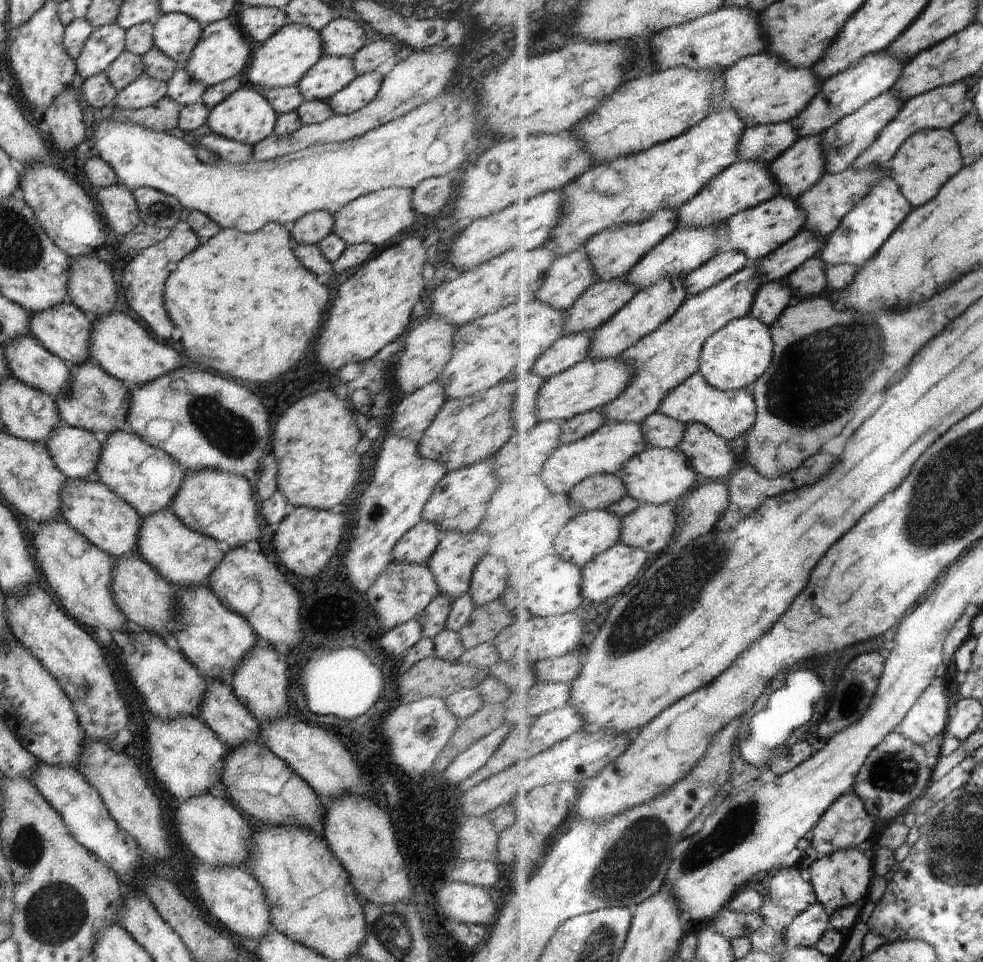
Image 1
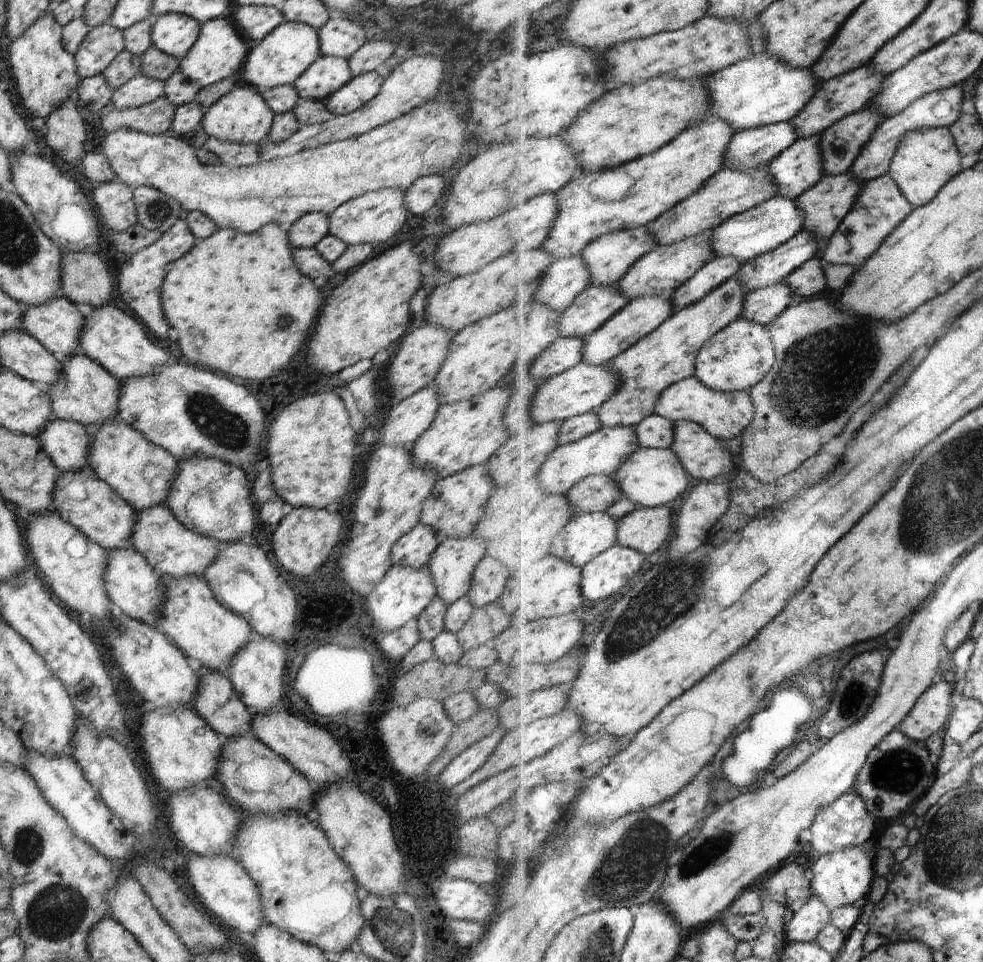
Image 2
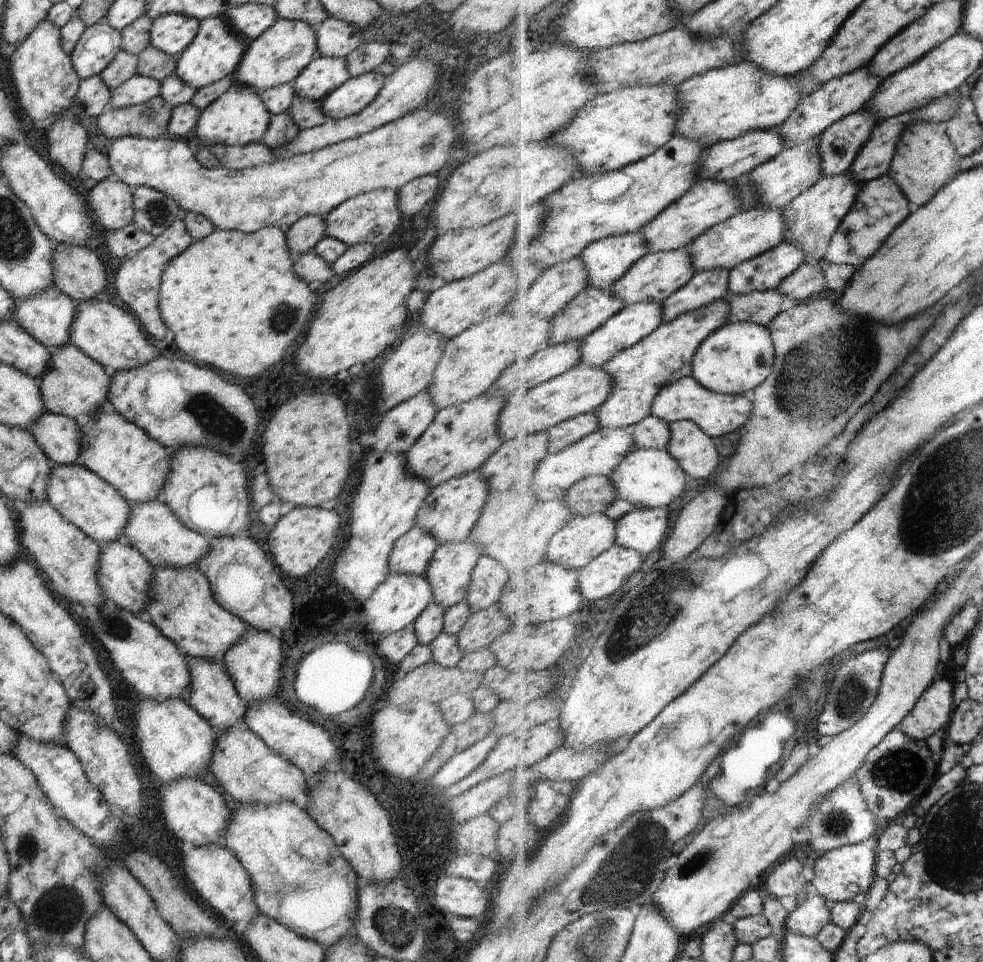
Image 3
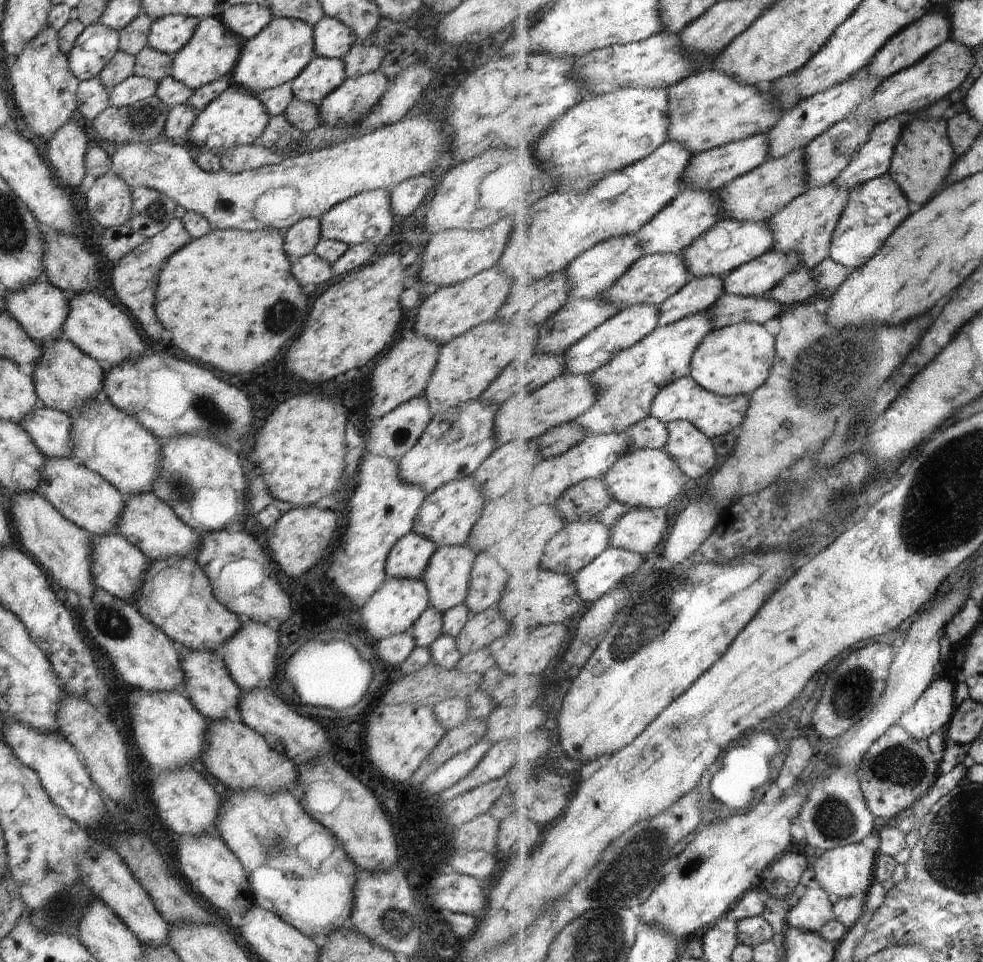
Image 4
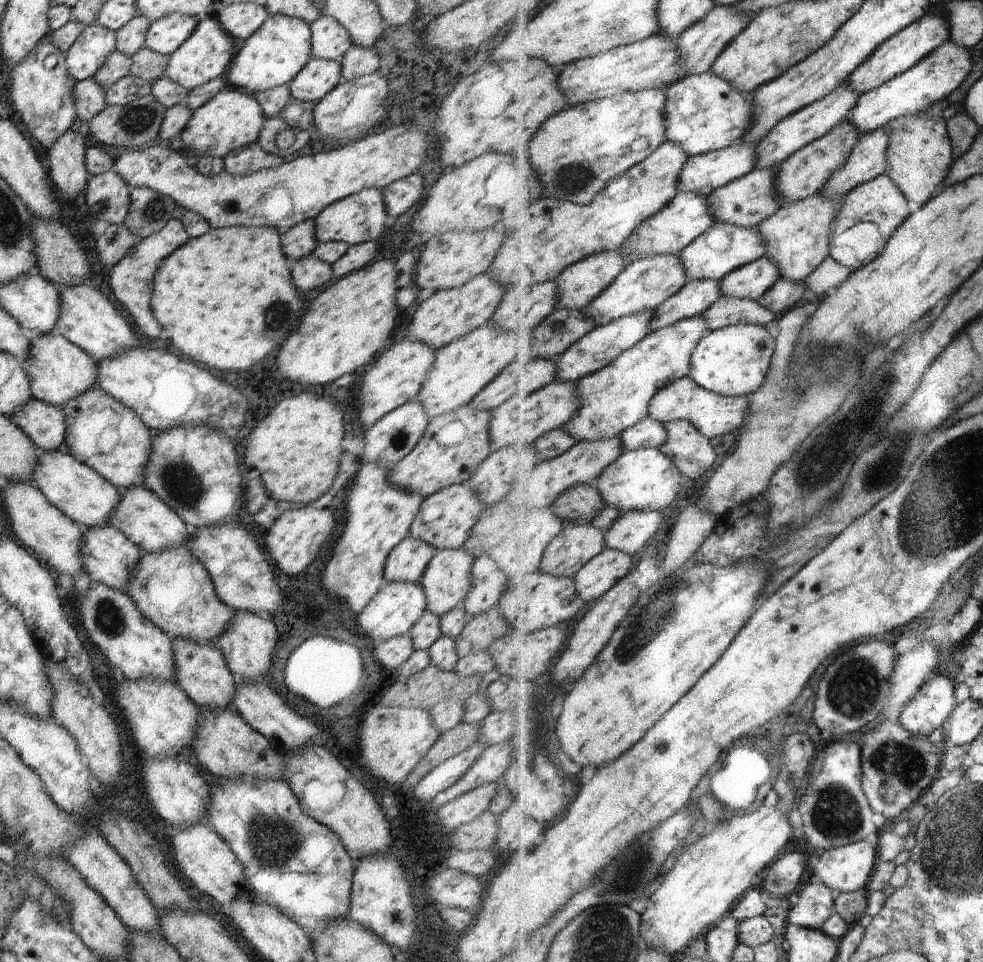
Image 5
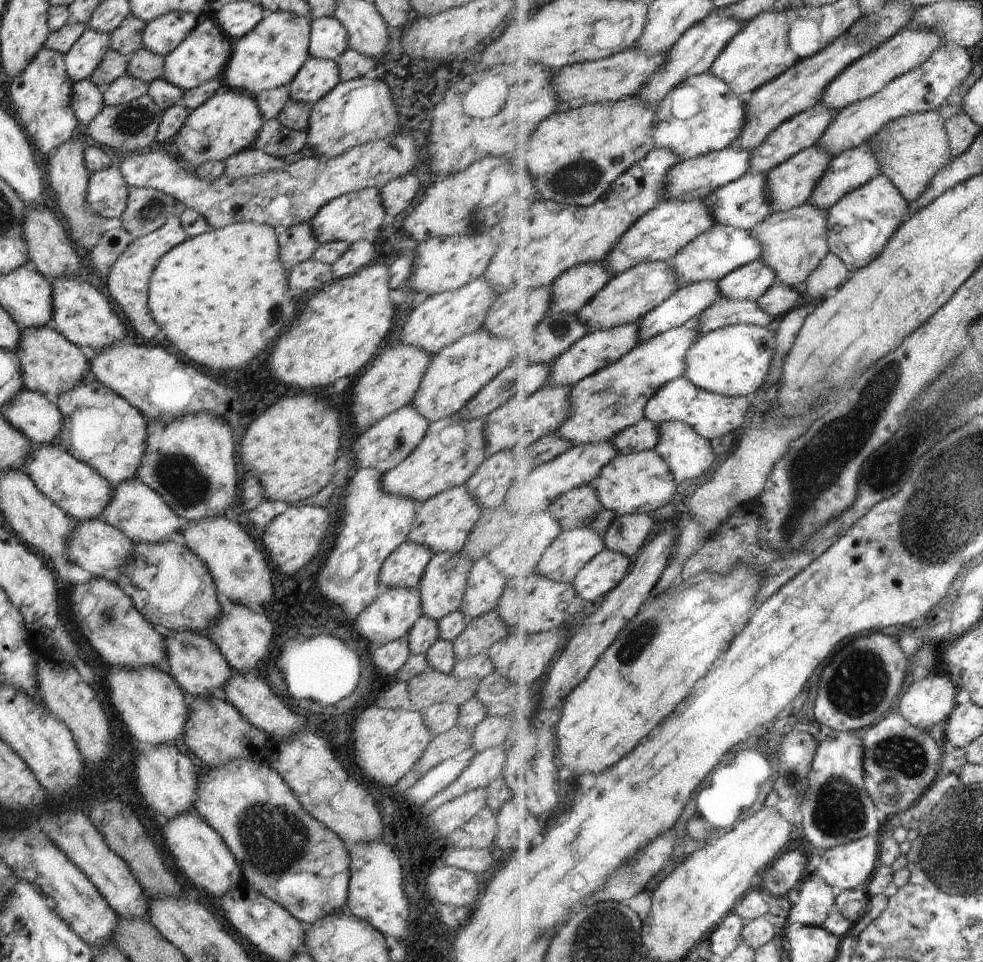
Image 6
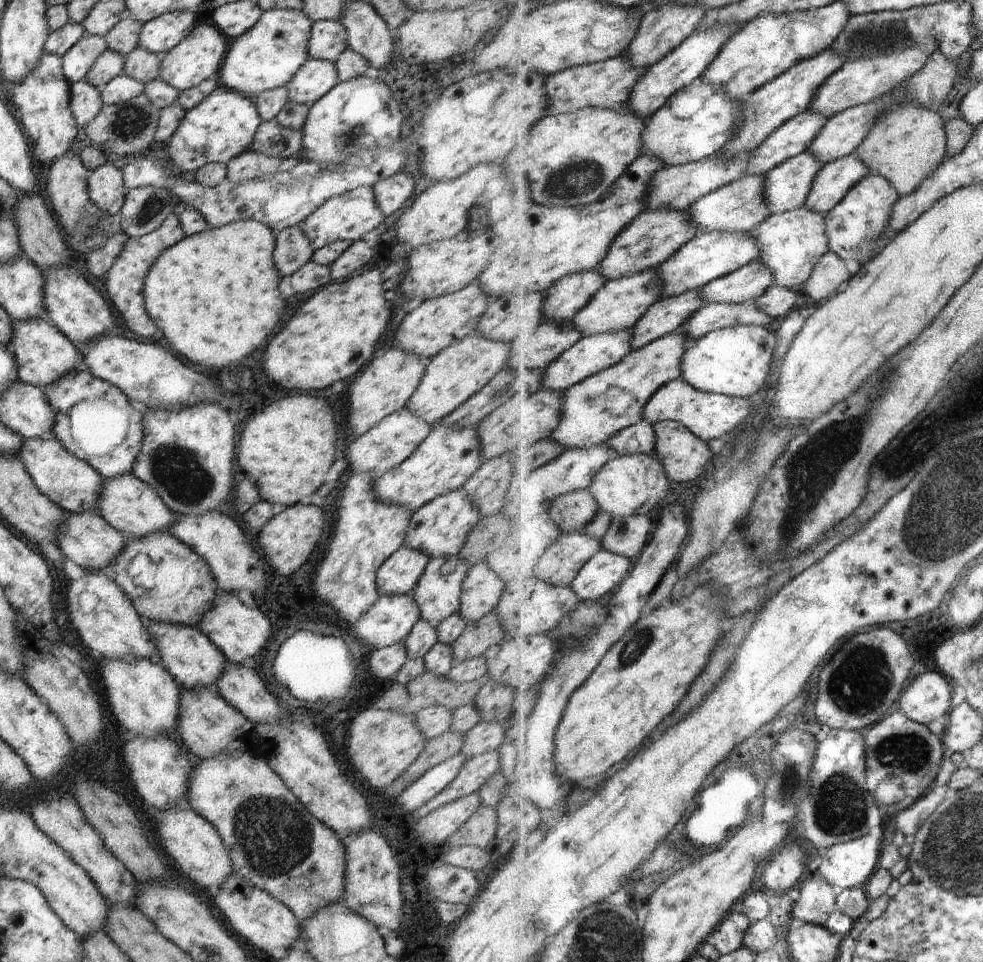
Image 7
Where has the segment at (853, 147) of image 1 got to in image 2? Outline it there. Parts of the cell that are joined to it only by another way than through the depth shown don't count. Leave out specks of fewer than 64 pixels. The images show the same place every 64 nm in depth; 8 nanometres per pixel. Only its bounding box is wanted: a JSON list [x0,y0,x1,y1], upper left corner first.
[822,105,886,174]

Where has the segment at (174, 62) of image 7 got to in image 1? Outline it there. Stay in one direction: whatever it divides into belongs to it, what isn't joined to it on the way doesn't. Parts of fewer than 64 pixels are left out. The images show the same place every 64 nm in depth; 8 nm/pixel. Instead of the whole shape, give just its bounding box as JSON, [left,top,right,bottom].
[182,14,255,86]

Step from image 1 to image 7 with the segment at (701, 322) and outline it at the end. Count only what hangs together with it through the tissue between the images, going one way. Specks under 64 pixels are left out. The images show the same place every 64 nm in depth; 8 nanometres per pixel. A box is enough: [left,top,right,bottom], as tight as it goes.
[551,328,691,448]

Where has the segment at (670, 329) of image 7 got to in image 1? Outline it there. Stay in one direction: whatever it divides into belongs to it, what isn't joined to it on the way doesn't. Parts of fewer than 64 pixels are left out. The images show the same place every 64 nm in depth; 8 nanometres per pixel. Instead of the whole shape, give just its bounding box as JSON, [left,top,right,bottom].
[684,252,751,296]

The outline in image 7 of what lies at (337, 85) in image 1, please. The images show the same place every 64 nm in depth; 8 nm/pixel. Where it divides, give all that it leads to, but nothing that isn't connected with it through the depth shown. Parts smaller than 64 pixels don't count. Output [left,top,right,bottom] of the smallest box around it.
[285,57,338,105]

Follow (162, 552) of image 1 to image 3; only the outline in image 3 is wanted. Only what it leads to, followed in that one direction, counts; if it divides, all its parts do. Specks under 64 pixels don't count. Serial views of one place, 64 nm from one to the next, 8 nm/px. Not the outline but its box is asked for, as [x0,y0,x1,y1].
[123,499,210,568]

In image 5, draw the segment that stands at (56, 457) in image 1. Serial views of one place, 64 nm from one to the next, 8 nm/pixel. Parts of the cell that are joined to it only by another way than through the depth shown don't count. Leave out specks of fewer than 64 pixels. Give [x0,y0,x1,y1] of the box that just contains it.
[10,398,66,451]

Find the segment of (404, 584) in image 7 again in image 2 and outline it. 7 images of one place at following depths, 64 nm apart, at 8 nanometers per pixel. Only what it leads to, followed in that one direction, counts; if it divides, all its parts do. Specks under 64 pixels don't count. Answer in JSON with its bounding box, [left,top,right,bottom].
[390,523,440,570]

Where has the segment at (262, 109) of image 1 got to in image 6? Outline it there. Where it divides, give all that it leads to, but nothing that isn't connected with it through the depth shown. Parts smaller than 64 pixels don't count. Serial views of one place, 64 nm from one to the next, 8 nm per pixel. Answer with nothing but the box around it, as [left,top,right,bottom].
[174,84,263,171]

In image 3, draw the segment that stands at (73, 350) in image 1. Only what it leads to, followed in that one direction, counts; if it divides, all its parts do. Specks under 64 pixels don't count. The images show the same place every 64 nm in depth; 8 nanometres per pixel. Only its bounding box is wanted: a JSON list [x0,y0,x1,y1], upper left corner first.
[12,286,76,350]

